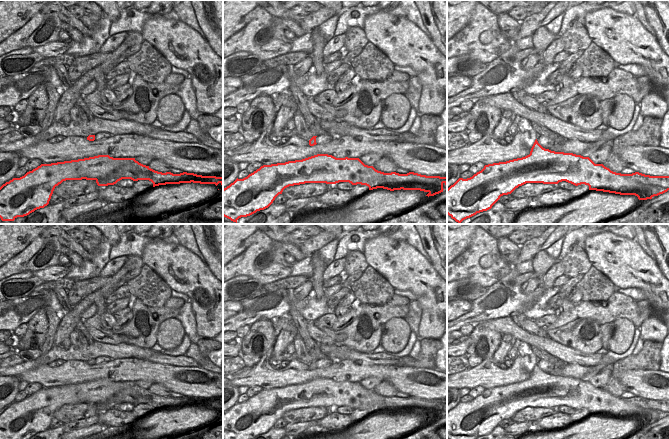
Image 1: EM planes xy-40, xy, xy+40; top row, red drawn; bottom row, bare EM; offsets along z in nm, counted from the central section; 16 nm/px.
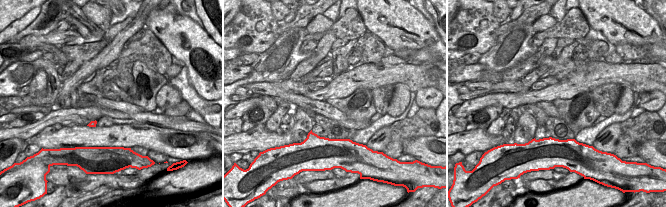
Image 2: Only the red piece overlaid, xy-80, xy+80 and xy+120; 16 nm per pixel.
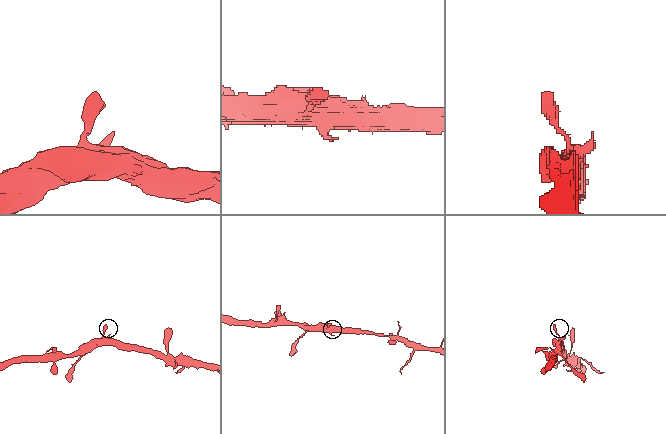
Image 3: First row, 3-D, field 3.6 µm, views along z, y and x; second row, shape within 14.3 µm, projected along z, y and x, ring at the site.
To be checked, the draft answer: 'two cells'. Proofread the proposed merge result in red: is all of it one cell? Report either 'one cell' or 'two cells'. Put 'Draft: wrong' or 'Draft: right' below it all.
one cell
Draft: wrong

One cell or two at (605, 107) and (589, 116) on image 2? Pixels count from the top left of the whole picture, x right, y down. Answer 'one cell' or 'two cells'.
two cells

